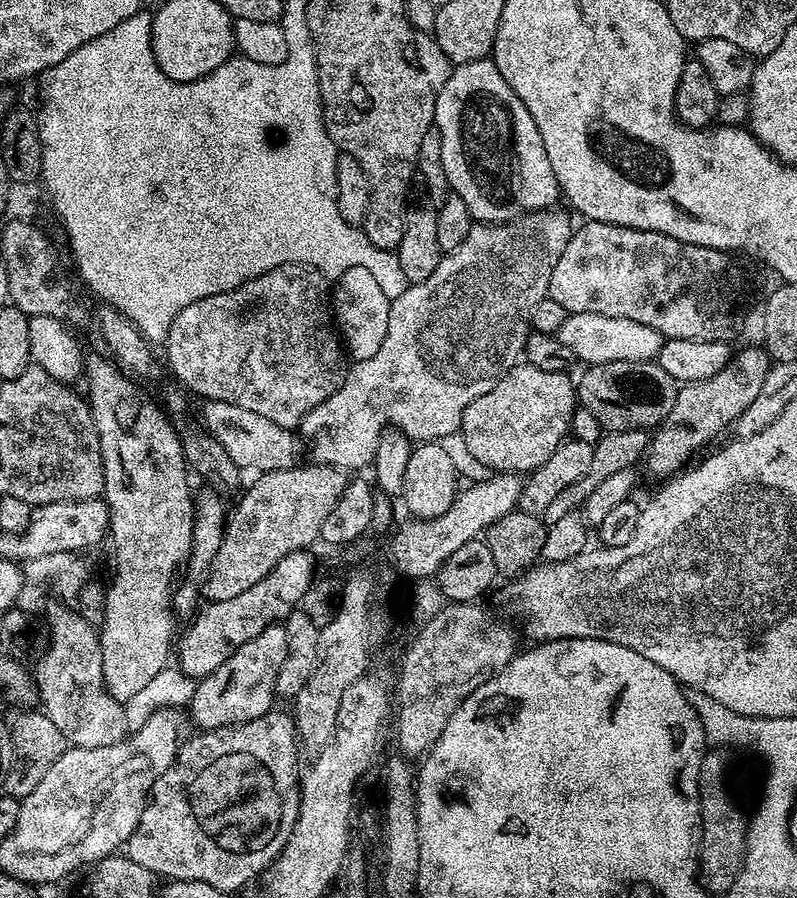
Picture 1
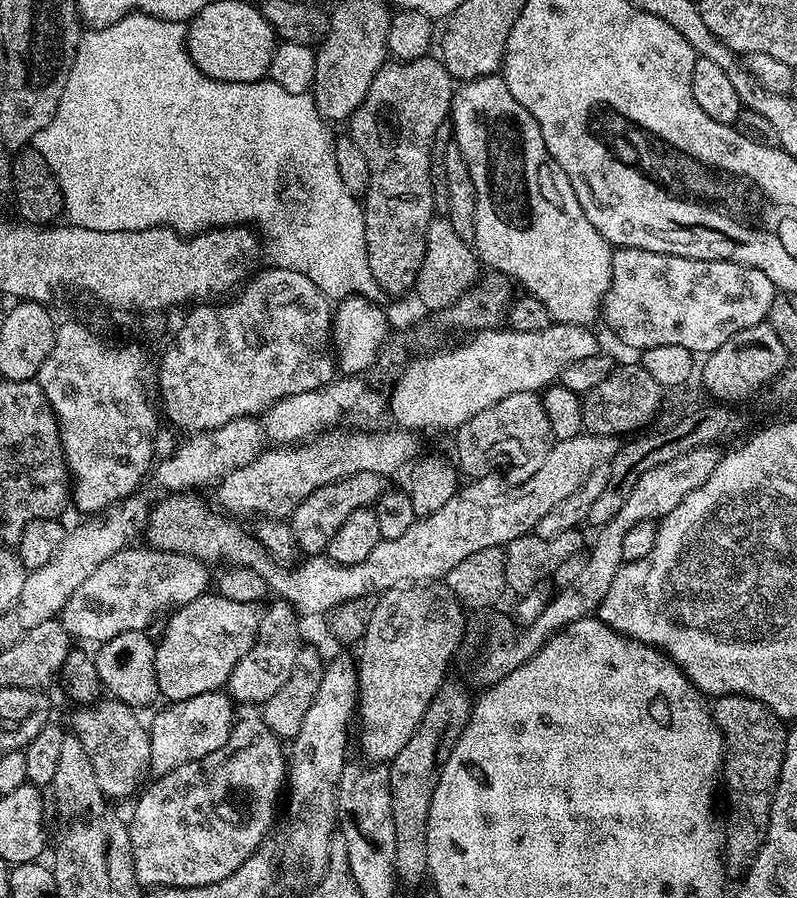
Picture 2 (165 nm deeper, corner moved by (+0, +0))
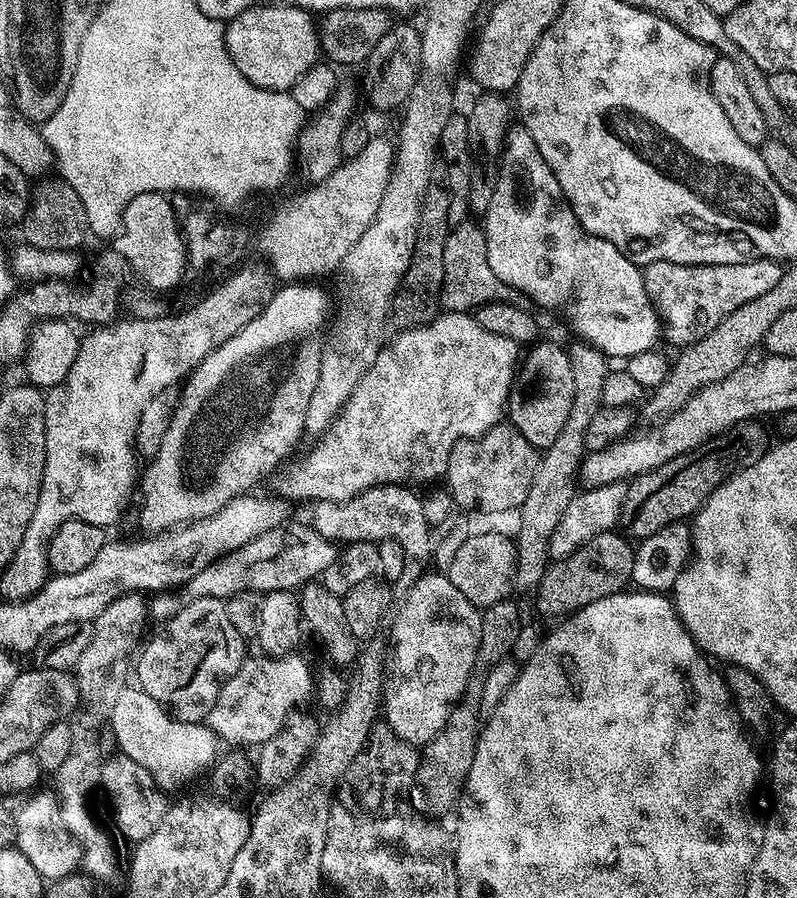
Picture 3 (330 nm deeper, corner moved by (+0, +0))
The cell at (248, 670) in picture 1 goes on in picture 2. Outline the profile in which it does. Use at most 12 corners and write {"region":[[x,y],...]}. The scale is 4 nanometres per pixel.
{"region":[[279,598],[226,691],[262,706],[290,678],[301,617]]}

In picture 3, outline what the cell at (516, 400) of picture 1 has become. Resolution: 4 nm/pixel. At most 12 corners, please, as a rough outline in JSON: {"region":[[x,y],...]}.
{"region":[[511,423],[450,450],[453,505],[519,510],[541,453]]}

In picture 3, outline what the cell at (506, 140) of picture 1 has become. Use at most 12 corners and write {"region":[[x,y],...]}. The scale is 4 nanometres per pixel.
{"region":[[530,130],[482,213],[490,270],[605,357],[656,348],[641,265],[578,222]]}

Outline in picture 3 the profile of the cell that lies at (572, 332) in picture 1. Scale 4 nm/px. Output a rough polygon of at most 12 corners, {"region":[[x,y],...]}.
{"region":[[466,312],[405,328],[292,500],[441,479],[505,419],[521,349]]}

